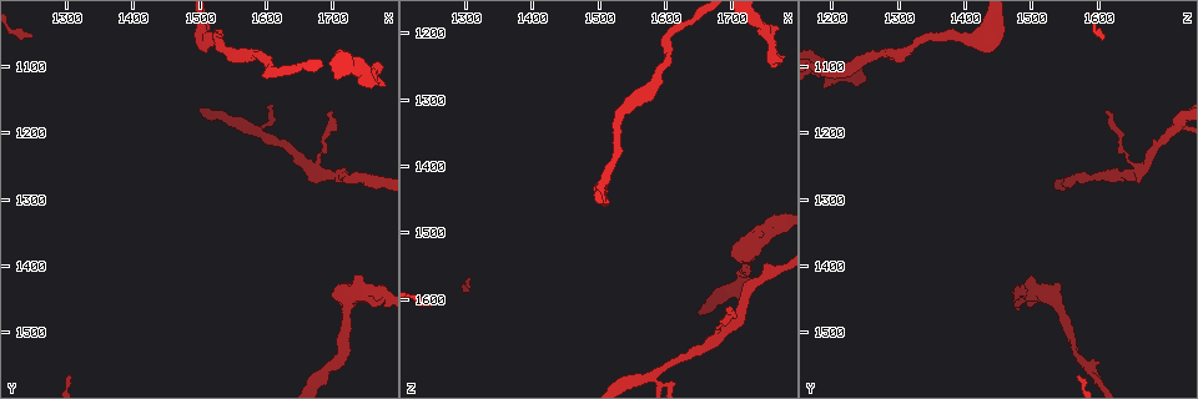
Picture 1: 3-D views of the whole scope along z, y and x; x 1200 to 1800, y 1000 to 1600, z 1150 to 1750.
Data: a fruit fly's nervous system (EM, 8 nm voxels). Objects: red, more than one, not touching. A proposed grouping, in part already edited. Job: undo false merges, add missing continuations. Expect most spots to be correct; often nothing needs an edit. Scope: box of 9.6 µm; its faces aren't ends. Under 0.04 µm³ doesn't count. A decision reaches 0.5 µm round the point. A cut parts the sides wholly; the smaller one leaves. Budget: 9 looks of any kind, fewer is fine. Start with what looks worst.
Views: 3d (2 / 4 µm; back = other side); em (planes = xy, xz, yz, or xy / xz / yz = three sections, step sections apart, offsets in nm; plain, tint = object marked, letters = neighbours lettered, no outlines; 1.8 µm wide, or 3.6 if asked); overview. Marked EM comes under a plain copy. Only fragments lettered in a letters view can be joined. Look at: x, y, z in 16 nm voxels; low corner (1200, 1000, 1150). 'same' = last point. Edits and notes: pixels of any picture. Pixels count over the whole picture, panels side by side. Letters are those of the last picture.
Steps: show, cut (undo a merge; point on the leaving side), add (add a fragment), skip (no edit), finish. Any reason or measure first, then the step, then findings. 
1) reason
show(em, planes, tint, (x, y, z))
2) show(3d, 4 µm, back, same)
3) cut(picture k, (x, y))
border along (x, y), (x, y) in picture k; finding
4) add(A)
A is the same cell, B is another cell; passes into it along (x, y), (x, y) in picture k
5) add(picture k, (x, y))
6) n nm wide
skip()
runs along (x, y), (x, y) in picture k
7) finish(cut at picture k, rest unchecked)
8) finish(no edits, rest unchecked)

sharp bend
show(em, yz, step 16, tint, (1580, 1195, 1715))

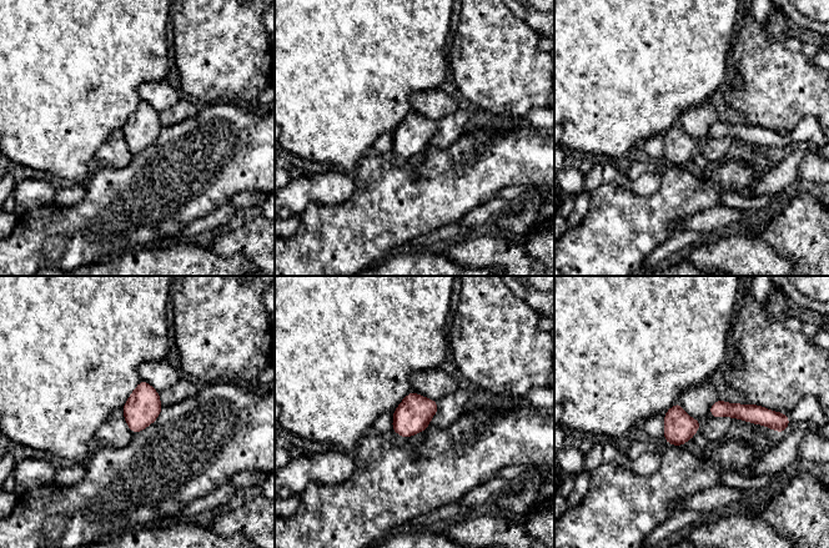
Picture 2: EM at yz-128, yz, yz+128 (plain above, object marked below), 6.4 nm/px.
show(em, planes, tint, same)

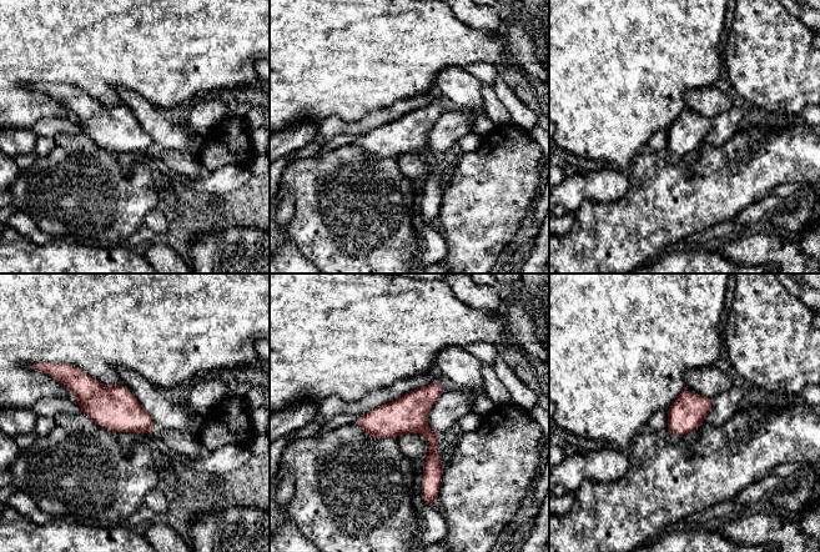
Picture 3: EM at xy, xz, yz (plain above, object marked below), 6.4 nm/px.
what lies round it
show(em, planes, letters, same)

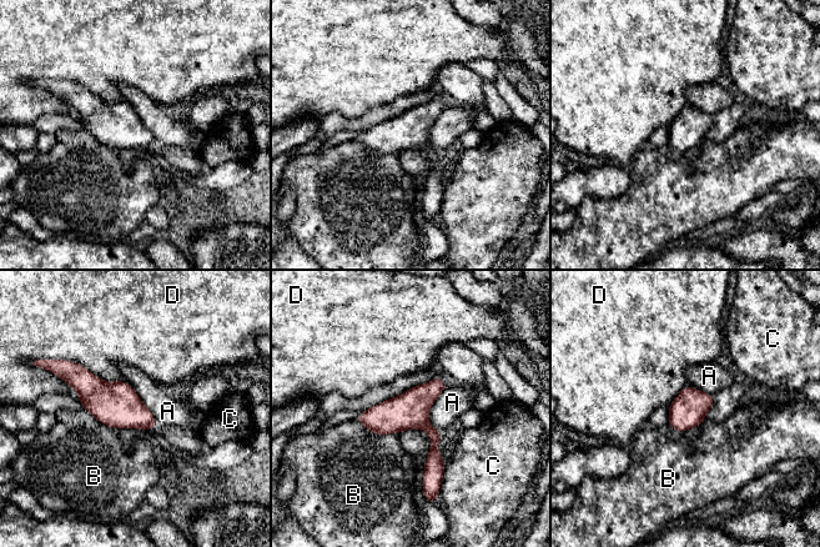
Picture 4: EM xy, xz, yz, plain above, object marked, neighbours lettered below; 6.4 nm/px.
skip()
A, B, C and D are other cells; border along (125, 380), (151, 412), (157, 426) in picture 4; one neuron here

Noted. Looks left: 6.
thick turns thin
show(em, planes, letters, (1715, 1465, 1545))

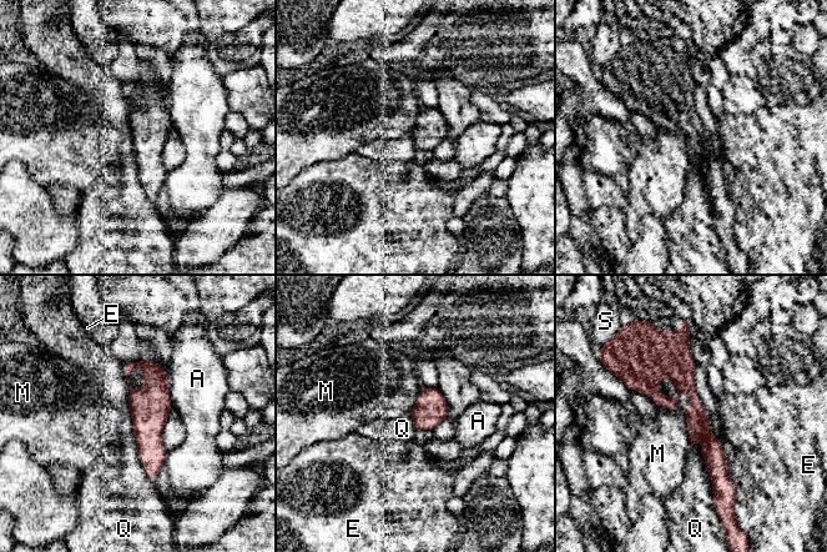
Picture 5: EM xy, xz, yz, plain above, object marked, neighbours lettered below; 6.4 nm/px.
skip()
A, E, M, Q and S are other cells; runs along (681, 341), (717, 486) in picture 5; one neuron here

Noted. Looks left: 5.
a narrow waist
show(em, 3.6 µm, xy, step 16, letters, (1725, 1270, 1590))

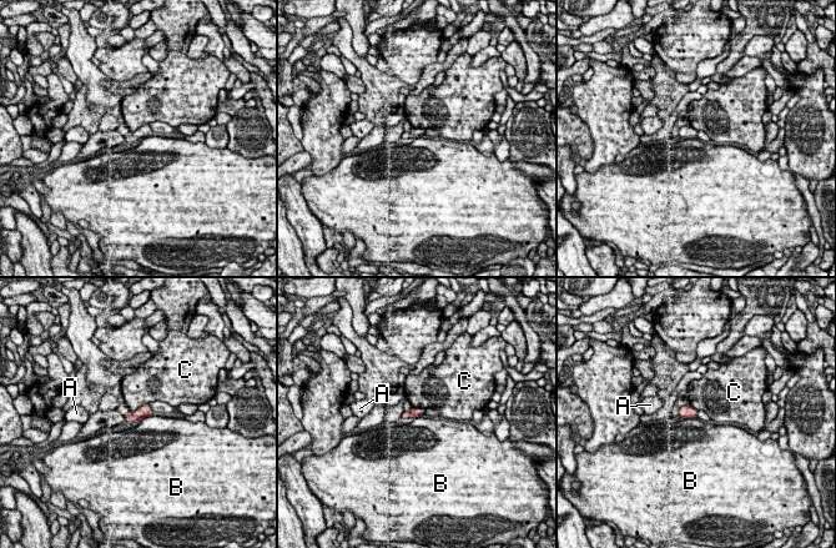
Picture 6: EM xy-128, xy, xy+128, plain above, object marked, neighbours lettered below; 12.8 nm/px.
skip()
A, B and C are other cells; border along (152, 415), (139, 421) in picture 6; continuous, no second neuron

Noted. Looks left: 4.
show(3d, 2 µm, (1695, 1165, 1615))

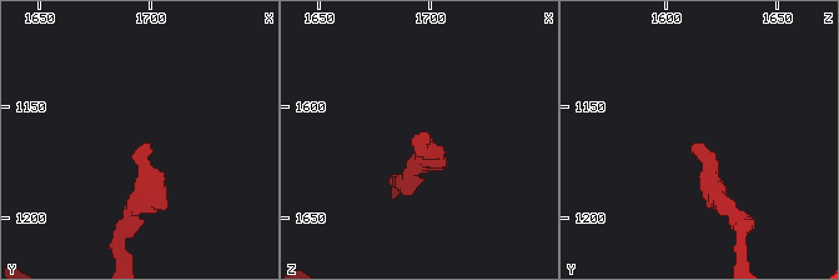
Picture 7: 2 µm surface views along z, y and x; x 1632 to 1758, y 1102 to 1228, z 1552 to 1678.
show(em, xz, step 8, letters, (1699, 1166, 1614))

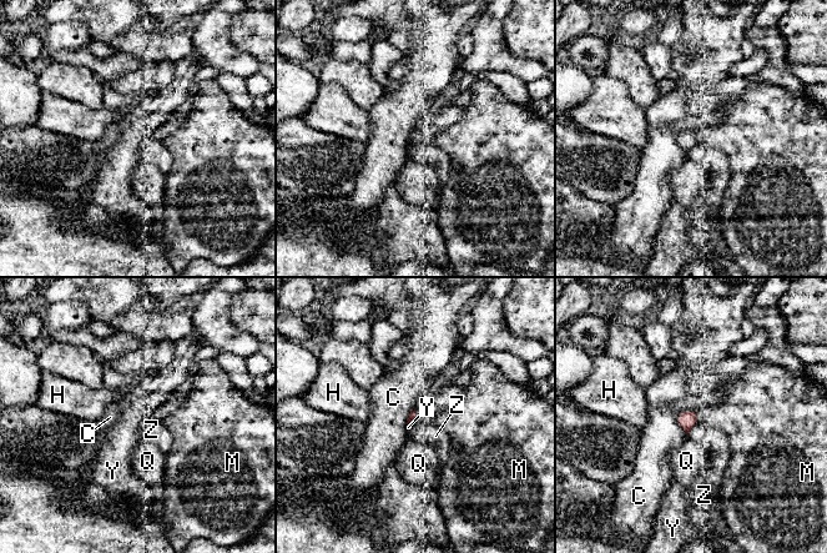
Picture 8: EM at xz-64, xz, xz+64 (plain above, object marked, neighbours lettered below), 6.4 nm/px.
show(em, planes, letters, same)

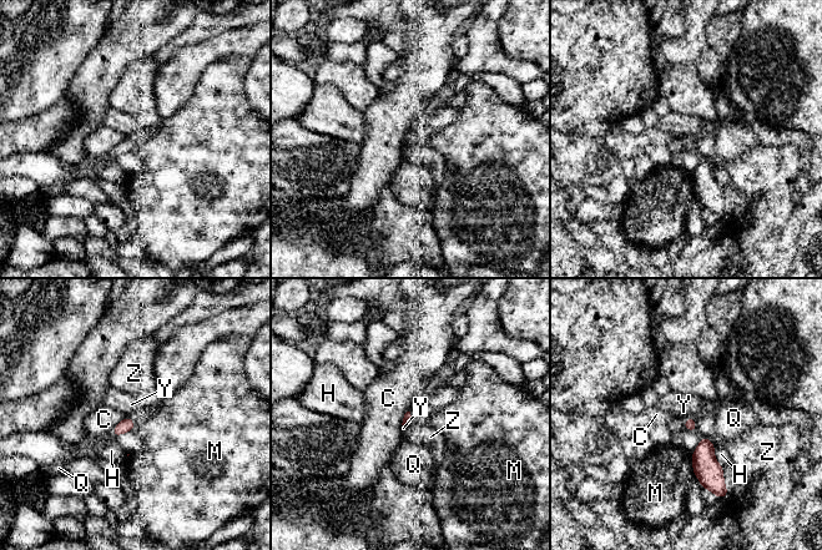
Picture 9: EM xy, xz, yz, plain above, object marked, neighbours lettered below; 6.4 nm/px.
skip()
C, H, M, Q, Y and Z are other cells; border along (125, 415), (130, 417) in picture 9; none of them fits

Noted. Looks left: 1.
finish(no edits, rest unchecked)

